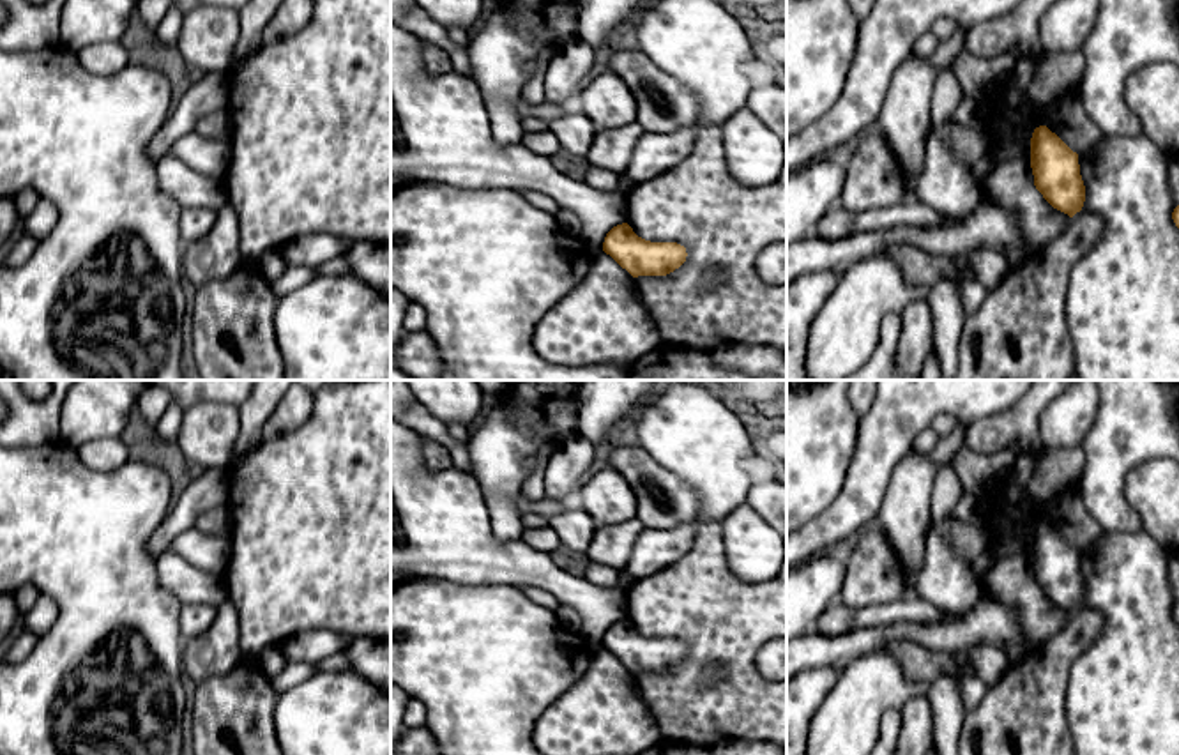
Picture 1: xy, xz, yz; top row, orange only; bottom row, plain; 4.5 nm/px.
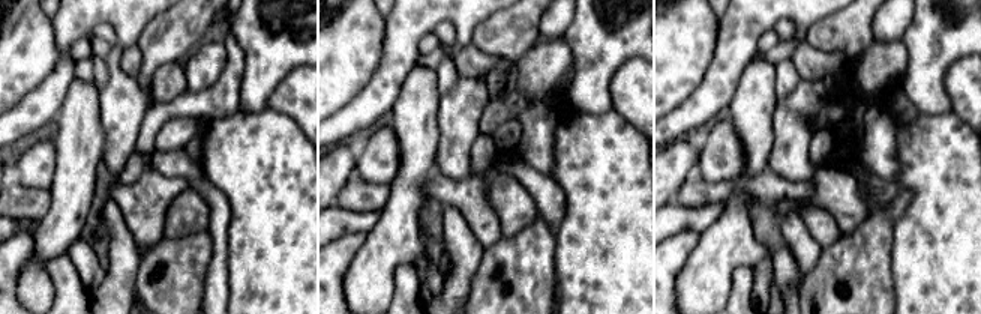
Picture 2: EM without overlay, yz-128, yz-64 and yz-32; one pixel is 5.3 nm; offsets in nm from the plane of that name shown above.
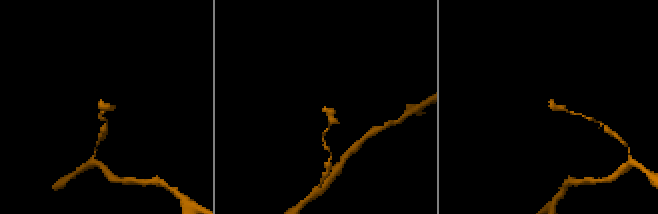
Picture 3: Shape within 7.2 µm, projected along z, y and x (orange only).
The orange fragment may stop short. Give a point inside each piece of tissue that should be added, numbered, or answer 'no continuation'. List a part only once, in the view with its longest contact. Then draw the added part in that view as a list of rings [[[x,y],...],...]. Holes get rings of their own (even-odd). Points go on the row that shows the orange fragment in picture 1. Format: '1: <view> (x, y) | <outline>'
no continuation

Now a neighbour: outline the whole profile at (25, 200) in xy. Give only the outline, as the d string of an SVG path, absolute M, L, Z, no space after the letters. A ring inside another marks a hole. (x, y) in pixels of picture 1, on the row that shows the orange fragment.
M21 189L12 196L12 202L21 219L25 219L37 207L41 196L34 189Z

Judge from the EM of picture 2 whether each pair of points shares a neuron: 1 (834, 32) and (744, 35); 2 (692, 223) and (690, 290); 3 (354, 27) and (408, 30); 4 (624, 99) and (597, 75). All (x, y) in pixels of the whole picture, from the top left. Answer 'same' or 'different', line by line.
1: different
2: different
3: different
4: different

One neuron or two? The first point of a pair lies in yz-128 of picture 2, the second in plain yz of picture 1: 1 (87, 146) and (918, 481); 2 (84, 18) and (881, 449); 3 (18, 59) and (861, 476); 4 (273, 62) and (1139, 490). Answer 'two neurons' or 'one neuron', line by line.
1: one neuron
2: one neuron
3: two neurons
4: two neurons

